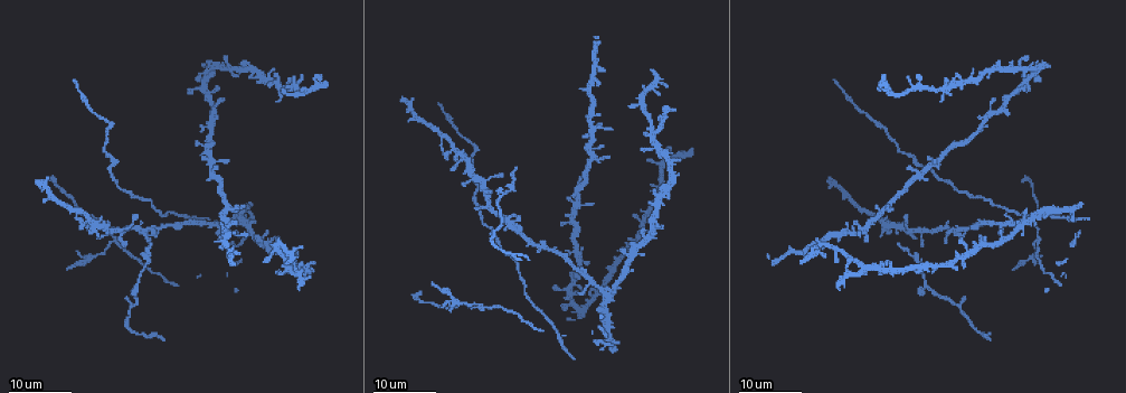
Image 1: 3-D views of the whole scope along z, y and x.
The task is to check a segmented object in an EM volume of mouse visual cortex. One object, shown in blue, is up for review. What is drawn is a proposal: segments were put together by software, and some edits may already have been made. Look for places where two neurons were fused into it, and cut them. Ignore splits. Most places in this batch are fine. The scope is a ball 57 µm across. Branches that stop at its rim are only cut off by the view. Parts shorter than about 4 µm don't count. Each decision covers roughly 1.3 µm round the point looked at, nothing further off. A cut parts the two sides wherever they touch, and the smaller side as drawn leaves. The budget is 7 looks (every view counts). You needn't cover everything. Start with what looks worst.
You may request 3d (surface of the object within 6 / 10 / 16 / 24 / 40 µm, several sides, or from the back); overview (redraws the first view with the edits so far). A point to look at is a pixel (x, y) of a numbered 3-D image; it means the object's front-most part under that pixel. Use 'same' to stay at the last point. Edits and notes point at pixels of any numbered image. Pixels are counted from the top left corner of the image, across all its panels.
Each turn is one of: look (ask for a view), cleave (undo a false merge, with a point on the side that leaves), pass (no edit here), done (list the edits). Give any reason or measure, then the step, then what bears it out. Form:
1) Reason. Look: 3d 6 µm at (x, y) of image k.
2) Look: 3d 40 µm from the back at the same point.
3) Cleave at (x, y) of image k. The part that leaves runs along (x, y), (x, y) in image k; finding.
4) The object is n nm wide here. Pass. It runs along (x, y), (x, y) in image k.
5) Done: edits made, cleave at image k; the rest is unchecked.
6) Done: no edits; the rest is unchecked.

Two arms in line, one across. Look: 3d 24 µm at (114, 241) of image 1.

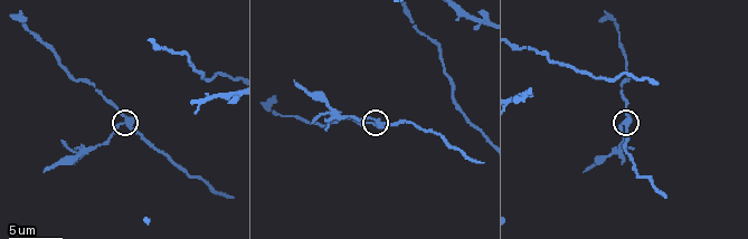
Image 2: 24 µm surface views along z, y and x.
Look: 3d 6 µm at (127, 120) of image 2.

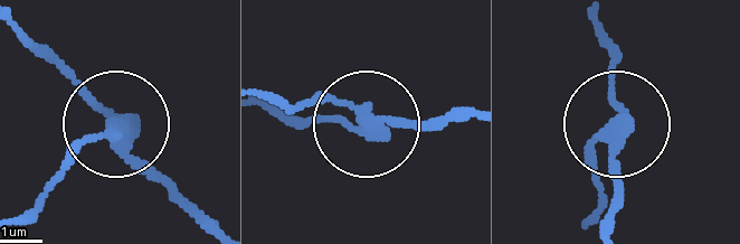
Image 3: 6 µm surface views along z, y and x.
3 arms meet here. Cleave at (57, 178) of image 3. The part that leaves runs along (110, 138), (81, 149), (17, 216) in image 3; a second neuron is stuck on.

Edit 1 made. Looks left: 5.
Three arms meet. Look: 3d 24 µm at (922, 234) of image 1.

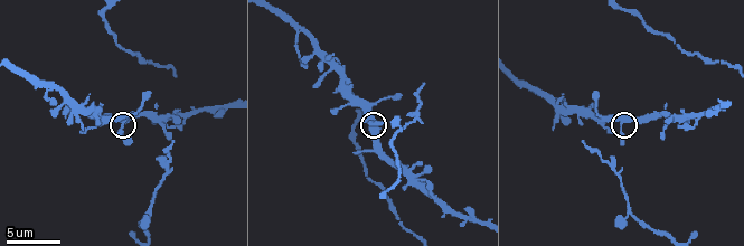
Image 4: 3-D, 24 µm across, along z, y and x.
Look: 3d 10 µm at (624, 123) of image 4.

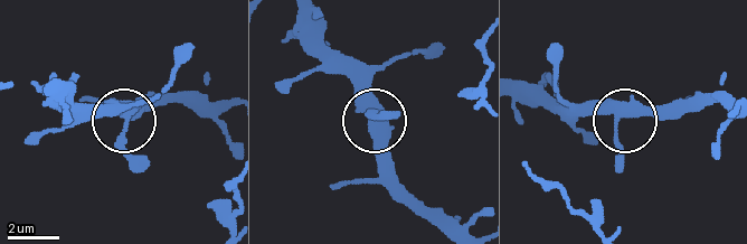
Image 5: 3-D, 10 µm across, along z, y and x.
The object is 400 nm wide here. Pass. It runs along (436, 222), (394, 170), (370, 100), (342, 71) in image 5; one neuron here.

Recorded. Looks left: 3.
Look: 3d 10 µm at (614, 170) of image 4.

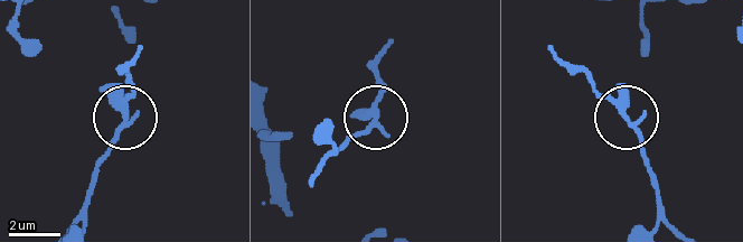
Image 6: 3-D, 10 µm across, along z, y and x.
Pass. One neuron here.

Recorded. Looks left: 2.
Look: 3d 16 µm at (443, 211) of image 4.

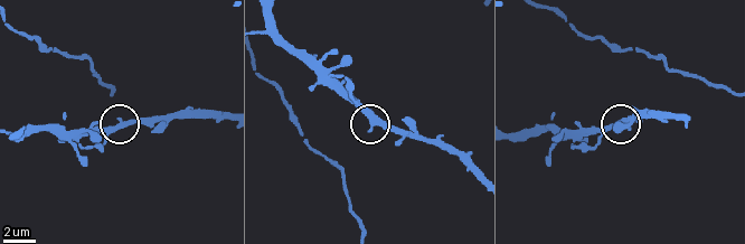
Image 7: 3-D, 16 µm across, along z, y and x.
The object is 310 nm wide here. Pass. It runs along (224, 119), (135, 119), (93, 130) in image 7; one neuron here.

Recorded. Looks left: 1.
Done: edits made, cleave at image 3; the rest is unchecked.

